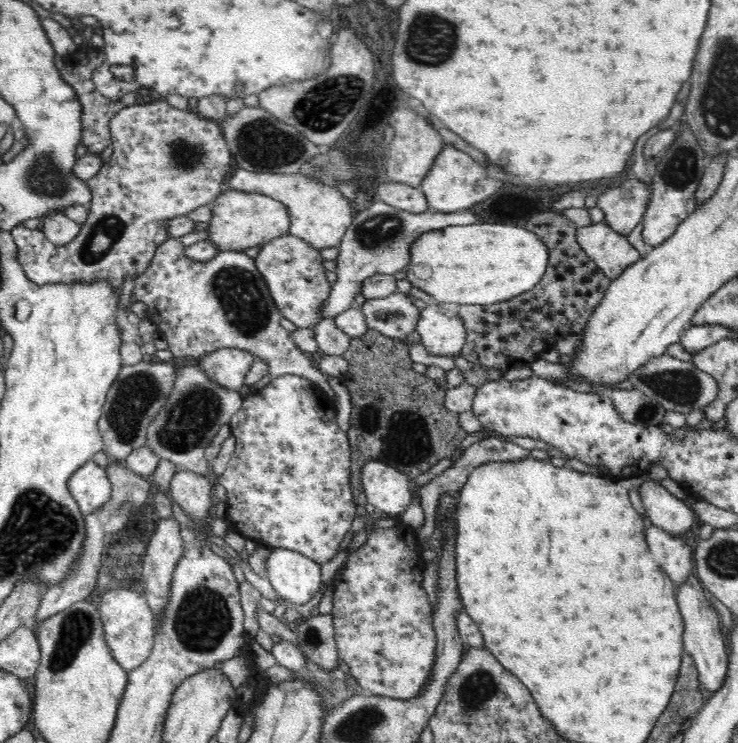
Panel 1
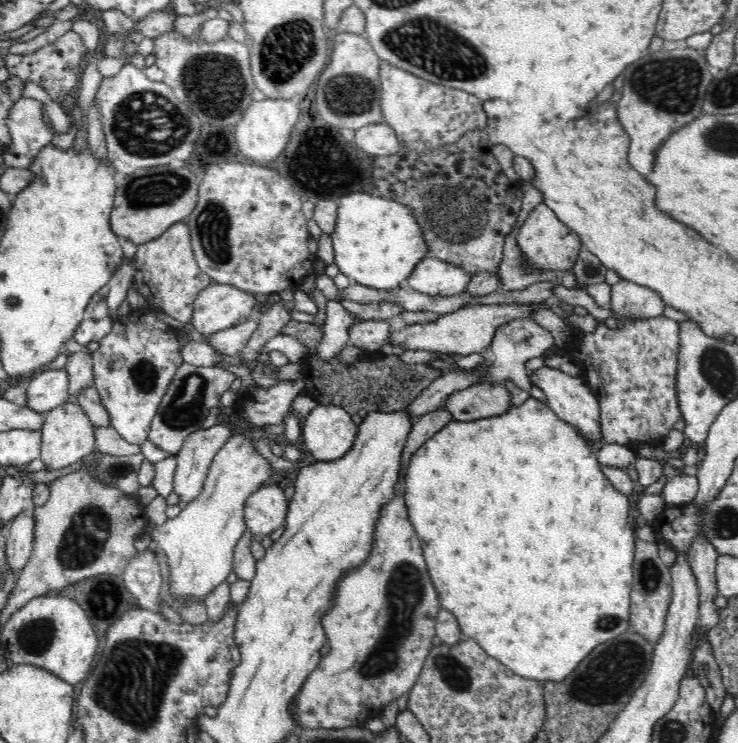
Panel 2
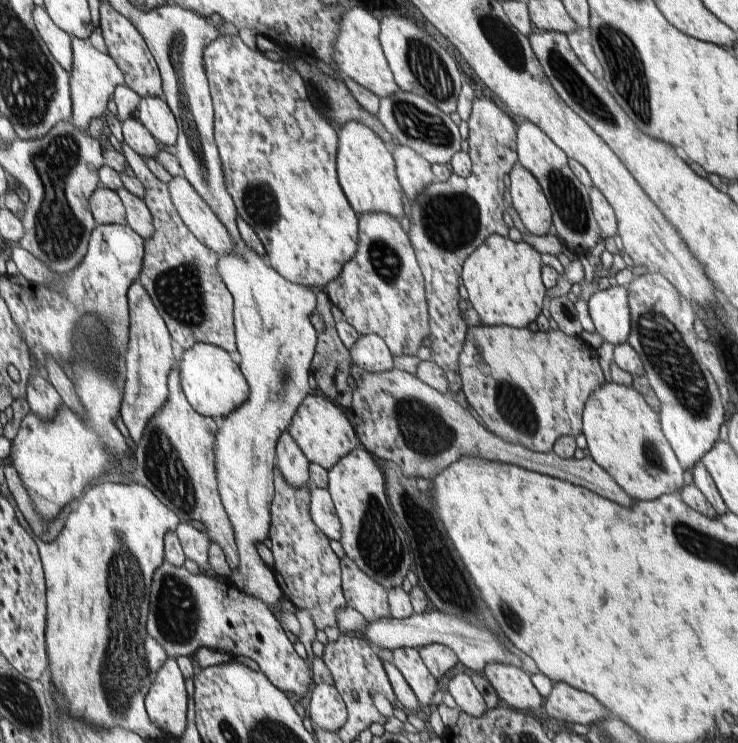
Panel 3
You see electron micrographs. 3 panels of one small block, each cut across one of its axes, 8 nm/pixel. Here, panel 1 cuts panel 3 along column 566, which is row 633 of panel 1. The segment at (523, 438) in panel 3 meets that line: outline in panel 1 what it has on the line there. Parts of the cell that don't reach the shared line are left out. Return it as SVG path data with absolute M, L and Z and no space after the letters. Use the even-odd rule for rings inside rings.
M396 530L372 531L356 552L350 553L333 584L335 642L339 658L348 666L352 677L372 695L411 701L421 696L430 682L435 664L437 635L433 628L432 606L422 587L425 562L416 538L400 538Z

